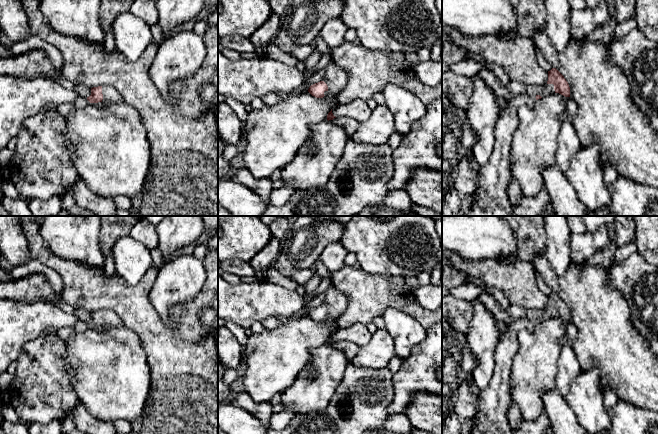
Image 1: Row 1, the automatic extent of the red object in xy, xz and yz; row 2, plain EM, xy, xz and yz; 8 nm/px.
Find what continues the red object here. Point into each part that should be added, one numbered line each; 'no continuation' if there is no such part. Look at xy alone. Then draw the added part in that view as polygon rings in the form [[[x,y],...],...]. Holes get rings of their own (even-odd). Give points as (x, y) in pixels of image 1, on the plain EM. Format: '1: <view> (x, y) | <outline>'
1: xy (110, 319) | [[[103,310],[102,318],[104,327],[120,327],[123,326],[123,323],[119,316],[111,310]]]

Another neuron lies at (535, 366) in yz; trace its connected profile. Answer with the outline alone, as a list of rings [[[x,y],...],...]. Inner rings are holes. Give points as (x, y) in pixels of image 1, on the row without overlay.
[[[554,317],[534,326],[532,330],[523,329],[518,333],[519,350],[513,361],[511,380],[512,398],[520,411],[521,420],[534,421],[544,412],[542,394],[545,390],[555,387],[556,375],[558,372],[558,359],[562,350],[562,330],[568,329],[570,321]]]

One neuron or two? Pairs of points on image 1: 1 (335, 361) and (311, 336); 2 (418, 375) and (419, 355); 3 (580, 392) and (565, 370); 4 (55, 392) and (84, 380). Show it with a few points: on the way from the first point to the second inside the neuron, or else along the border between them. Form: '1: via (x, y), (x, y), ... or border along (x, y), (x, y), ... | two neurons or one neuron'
1: border along (326, 343), (310, 350), (311, 359), (306, 364) | two neurons
2: via (419, 370), (419, 360) | one neuron
3: border along (580, 370), (572, 380), (570, 389), (565, 396) | two neurons
4: border along (67, 361), (79, 400) | two neurons

